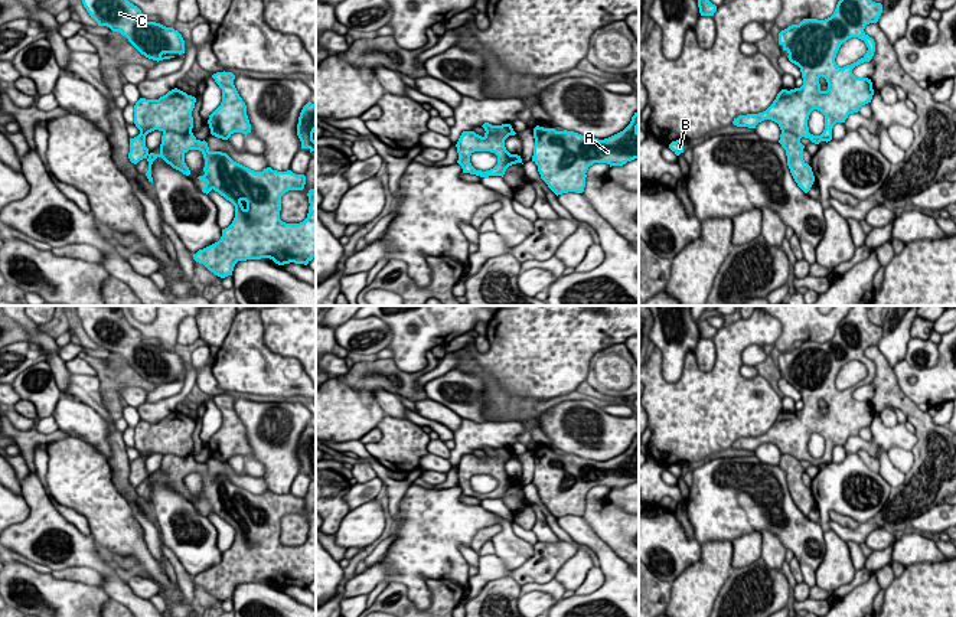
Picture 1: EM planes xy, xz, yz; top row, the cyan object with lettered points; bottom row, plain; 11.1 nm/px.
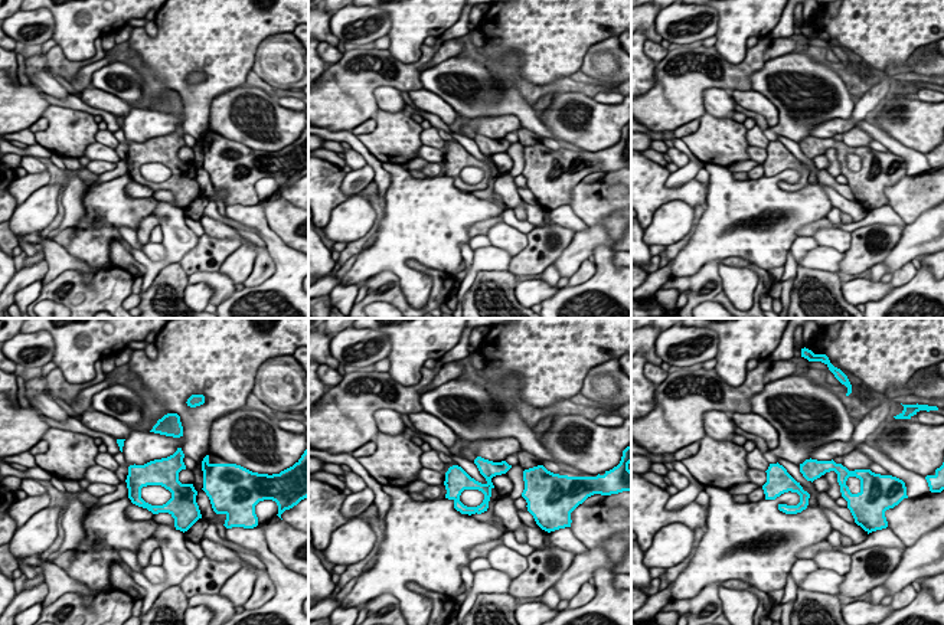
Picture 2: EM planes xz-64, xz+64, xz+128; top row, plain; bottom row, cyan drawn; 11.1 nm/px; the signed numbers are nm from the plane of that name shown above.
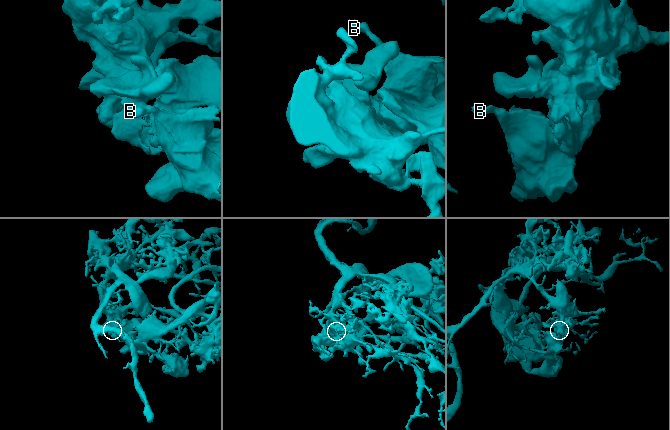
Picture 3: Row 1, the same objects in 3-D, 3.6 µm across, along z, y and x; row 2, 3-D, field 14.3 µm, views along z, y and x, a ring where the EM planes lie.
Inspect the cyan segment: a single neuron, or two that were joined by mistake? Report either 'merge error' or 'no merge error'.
no merge error

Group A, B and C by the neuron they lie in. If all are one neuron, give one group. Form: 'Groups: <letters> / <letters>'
Groups: A B C

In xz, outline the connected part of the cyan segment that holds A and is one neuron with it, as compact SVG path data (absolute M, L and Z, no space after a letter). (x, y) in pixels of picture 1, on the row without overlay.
M639 434L623 454L604 463L536 448L532 484L557 519L568 515L583 516L585 496L594 486L607 486L611 490L639 481L637 451Z

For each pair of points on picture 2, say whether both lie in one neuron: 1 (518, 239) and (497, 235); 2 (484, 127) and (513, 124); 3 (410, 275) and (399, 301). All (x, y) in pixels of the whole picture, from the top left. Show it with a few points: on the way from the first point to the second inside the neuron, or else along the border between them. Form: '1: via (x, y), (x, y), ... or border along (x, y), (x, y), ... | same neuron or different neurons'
1: via (513, 239), (502, 235) | same neuron
2: via (492, 127), (506, 124) | same neuron
3: border along (372, 275), (391, 271), (410, 303) | different neurons

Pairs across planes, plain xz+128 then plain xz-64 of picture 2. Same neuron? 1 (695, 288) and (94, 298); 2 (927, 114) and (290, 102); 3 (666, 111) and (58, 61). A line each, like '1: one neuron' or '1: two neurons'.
1: one neuron
2: two neurons
3: one neuron

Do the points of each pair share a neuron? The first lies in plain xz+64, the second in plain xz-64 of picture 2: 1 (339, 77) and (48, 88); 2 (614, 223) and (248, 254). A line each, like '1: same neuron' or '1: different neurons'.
1: different neurons
2: same neuron

